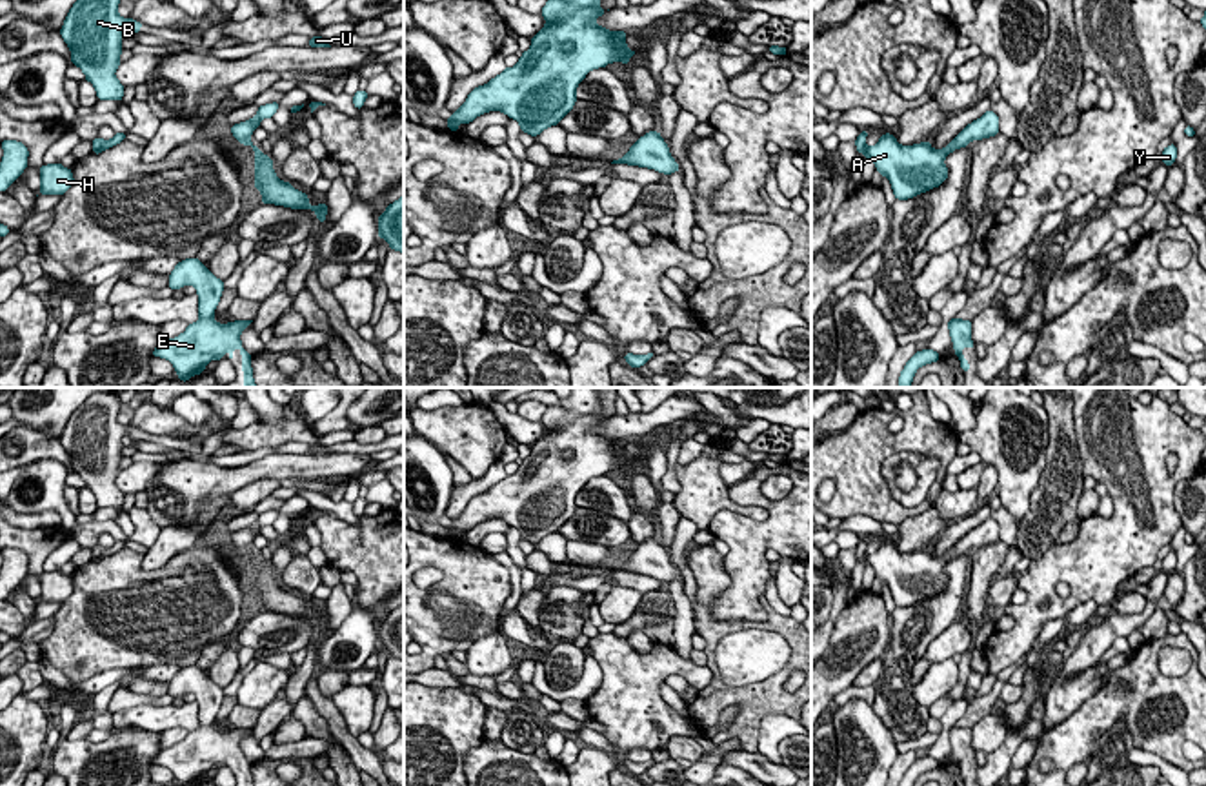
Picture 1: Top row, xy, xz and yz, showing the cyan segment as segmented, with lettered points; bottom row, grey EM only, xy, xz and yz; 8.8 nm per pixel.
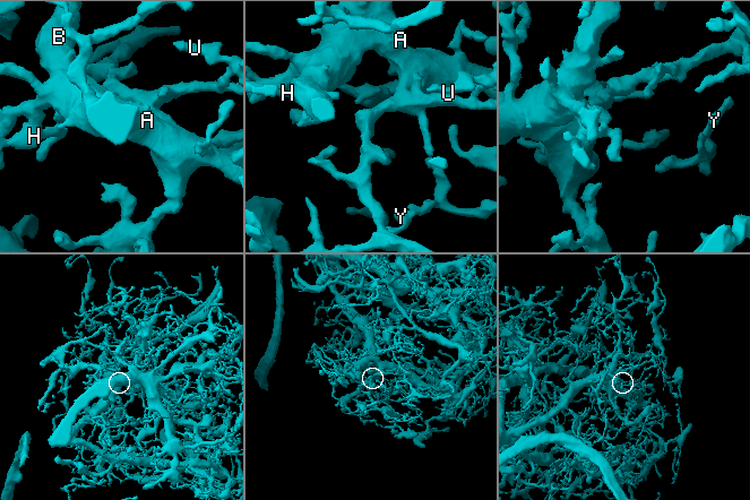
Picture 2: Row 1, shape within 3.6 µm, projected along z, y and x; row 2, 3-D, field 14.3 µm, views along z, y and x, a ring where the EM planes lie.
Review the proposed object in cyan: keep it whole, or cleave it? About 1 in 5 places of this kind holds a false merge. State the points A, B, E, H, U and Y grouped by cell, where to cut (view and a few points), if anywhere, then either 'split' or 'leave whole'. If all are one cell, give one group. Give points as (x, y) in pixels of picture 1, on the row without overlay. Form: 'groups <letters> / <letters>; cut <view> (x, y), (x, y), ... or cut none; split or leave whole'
groups A B E H U Y; cut none; leave whole

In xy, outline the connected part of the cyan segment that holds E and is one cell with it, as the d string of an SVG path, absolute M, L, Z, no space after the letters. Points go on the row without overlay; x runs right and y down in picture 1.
M186 666L175 673L167 693L173 699L193 693L198 702L200 726L195 731L189 731L178 744L155 755L153 764L169 768L178 786L191 786L206 779L206 773L213 766L224 766L226 759L229 761L229 766L233 766L233 759L238 755L244 786L253 786L251 762L244 757L240 748L240 741L253 728L218 731L213 724L224 699L224 690L198 666Z

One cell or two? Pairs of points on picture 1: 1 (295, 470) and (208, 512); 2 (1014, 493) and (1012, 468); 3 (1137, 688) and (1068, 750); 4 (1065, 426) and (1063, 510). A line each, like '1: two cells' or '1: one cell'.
1: two cells
2: one cell
3: one cell
4: one cell

